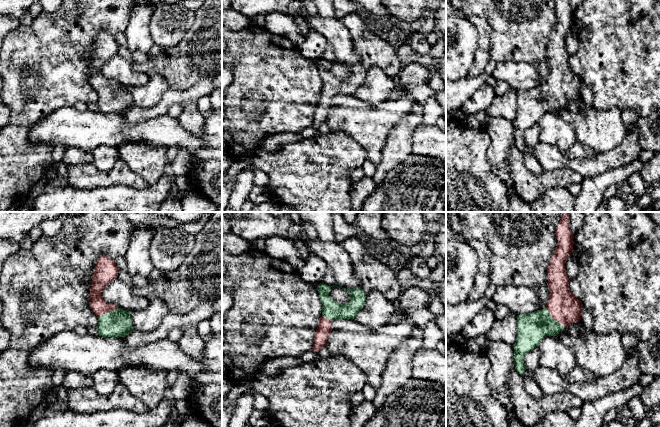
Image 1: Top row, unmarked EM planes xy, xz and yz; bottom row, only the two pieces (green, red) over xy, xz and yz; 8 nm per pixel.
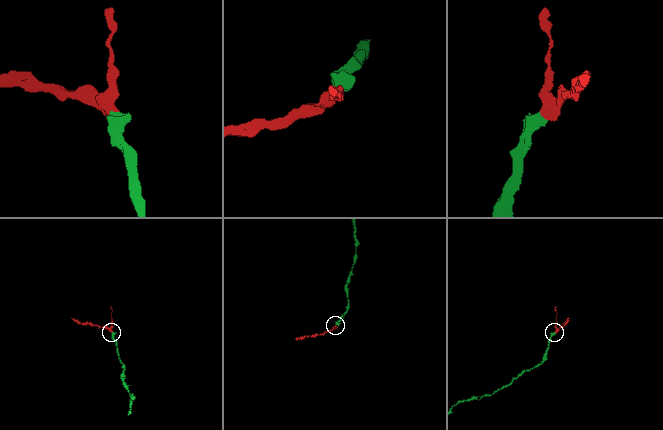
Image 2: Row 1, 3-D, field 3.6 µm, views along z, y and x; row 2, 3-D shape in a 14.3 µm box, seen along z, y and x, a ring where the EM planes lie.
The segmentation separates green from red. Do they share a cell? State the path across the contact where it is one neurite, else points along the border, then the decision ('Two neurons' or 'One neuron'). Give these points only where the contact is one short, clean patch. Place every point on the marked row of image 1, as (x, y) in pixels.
Path across: yz (531, 328), (553, 318), (562, 309), (562, 305). One neuron

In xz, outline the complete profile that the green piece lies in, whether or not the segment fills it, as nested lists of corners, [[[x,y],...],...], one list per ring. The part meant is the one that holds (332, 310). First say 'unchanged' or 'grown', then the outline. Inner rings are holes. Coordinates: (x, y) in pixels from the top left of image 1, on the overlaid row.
grown; [[[323,282],[317,286],[321,302],[323,304],[322,317],[316,329],[313,347],[311,351],[319,352],[326,346],[329,335],[332,332],[332,321],[337,319],[354,319],[357,313],[363,308],[366,300],[366,293],[360,288],[345,289],[351,300],[346,304],[334,301],[329,296],[329,291],[333,286],[328,286]]]

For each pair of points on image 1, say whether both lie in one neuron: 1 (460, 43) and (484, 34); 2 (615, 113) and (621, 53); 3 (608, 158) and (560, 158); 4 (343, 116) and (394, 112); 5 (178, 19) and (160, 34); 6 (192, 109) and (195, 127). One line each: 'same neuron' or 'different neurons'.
1: different neurons
2: different neurons
3: same neuron
4: same neuron
5: same neuron
6: same neuron

